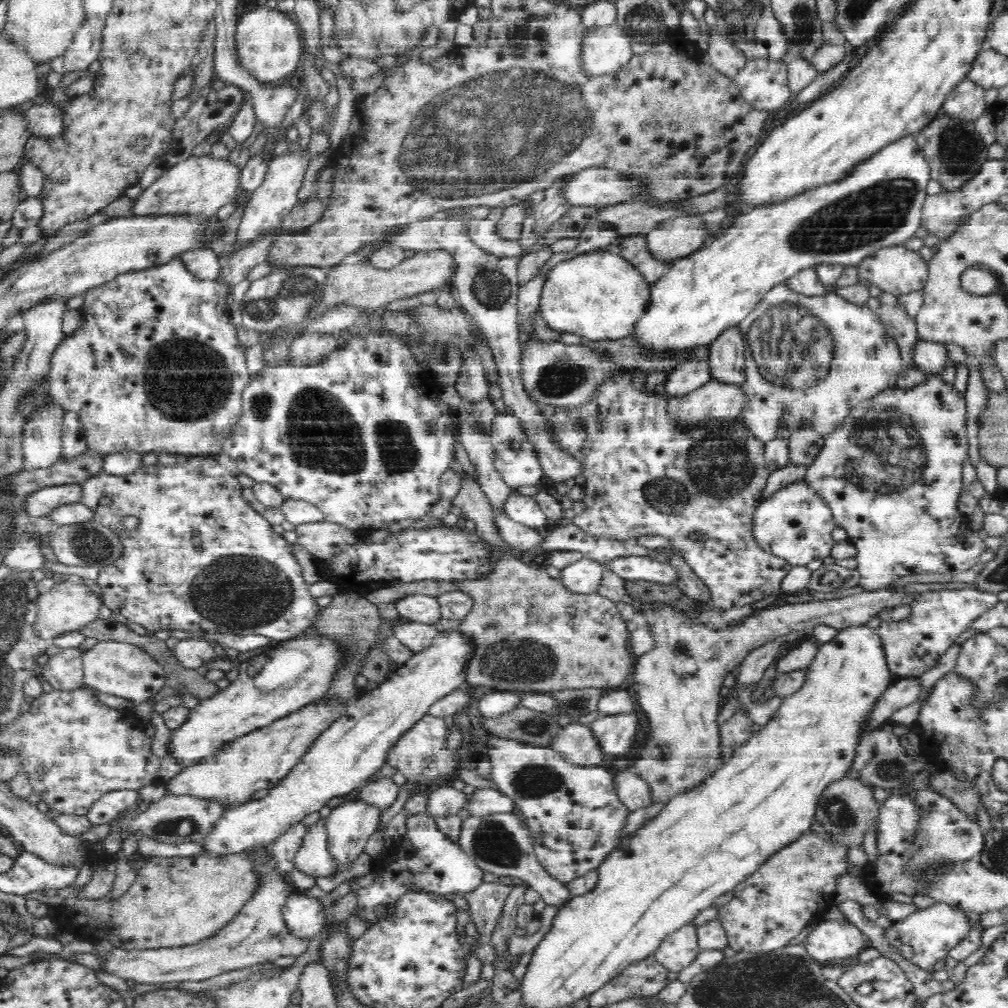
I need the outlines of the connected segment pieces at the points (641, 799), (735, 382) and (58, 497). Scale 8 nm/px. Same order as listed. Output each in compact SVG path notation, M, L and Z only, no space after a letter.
M632 770L616 772L615 783L620 800L630 811L652 806L654 801L650 784Z
M738 327L720 335L708 349L714 381L741 388L747 379L746 350Z
M67 484L51 486L33 492L26 497L26 507L30 517L51 516L57 508L83 501L83 485Z

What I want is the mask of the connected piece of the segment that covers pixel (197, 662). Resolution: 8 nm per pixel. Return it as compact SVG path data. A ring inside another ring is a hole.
M183 639L173 651L173 656L183 668L196 671L204 664L217 660L217 657L222 660L223 655L216 653L216 648L204 639Z

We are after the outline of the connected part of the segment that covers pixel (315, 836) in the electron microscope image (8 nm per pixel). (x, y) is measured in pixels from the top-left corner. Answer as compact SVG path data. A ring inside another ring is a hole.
M320 820L307 828L302 844L295 854L294 866L316 881L321 878L334 878L348 866L339 862L329 850L329 836L326 820Z

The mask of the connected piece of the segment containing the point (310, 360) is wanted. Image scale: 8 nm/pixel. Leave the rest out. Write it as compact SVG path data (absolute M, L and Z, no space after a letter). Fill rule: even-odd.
M307 334L296 337L288 346L288 365L303 367L321 363L338 349L334 335Z

